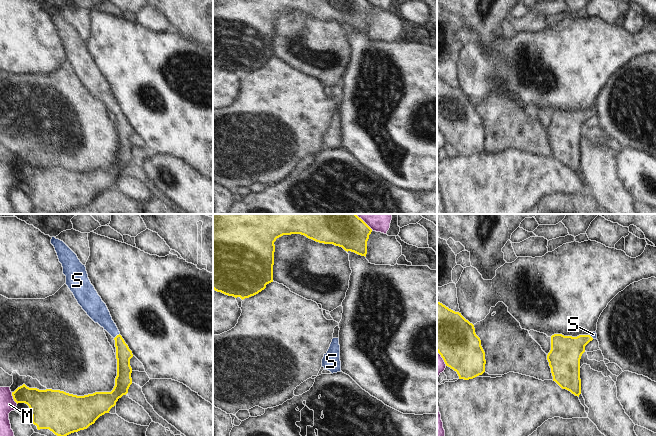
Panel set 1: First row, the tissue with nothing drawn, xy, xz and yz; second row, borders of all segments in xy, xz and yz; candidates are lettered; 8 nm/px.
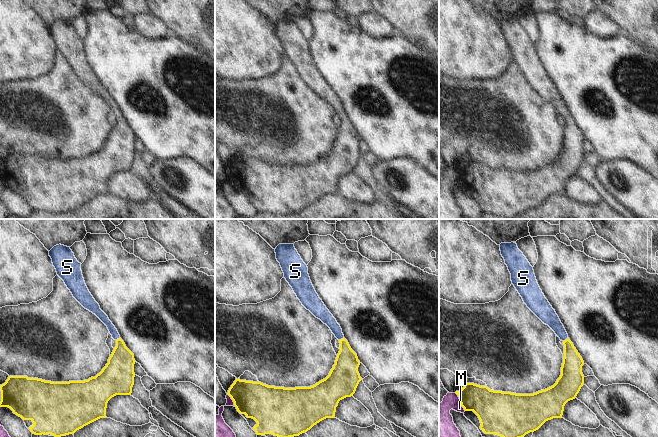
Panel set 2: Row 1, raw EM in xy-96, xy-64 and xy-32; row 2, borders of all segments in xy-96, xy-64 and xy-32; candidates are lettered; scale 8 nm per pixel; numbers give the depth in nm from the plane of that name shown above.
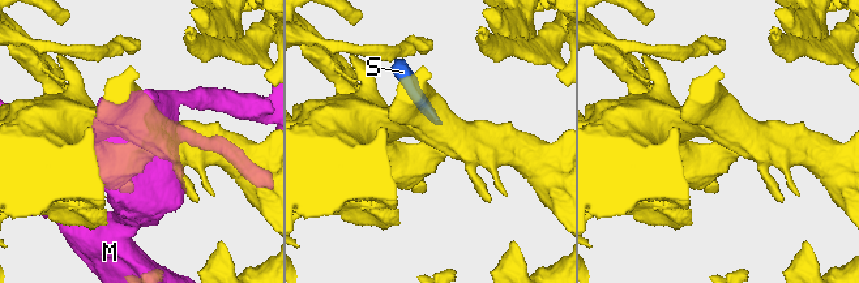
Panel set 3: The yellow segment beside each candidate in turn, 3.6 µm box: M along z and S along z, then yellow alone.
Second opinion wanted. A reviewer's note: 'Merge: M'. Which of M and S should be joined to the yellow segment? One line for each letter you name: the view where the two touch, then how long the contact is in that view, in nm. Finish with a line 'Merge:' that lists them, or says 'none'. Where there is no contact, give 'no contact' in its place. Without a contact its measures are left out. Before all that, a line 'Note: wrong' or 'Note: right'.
Note: wrong
S: meets yellow in xy; contact 60 nm long
Merge: S

